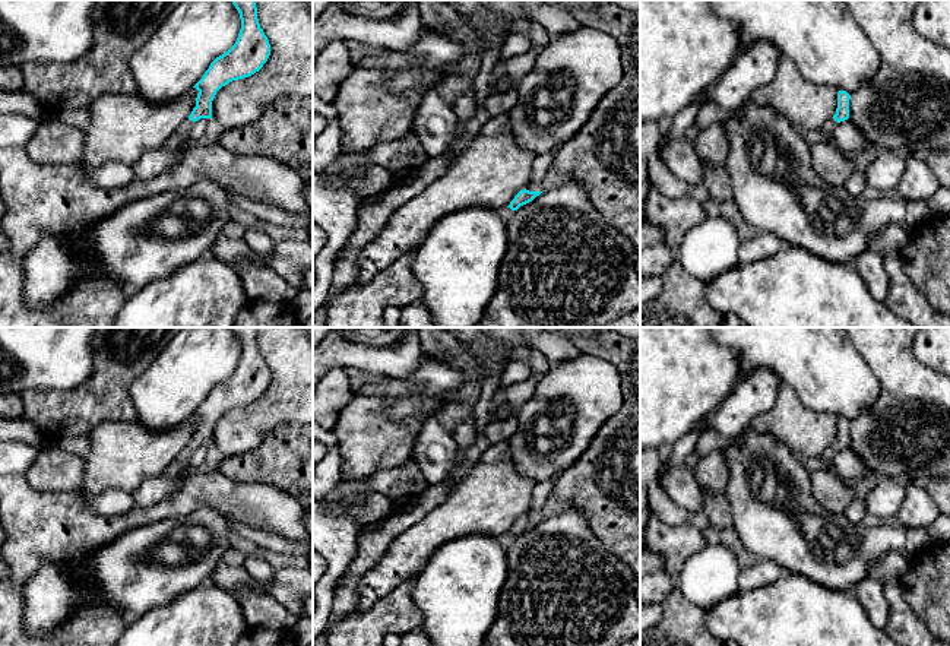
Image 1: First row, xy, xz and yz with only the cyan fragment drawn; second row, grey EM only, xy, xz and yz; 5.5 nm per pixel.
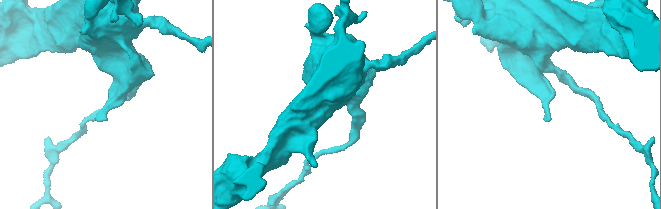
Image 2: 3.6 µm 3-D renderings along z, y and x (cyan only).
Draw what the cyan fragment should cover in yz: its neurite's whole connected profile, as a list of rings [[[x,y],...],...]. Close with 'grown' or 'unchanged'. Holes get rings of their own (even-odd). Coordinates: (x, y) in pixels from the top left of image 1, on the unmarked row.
[[[846,418],[837,419],[836,441],[821,455],[821,459],[826,468],[832,468],[833,457],[837,450],[849,446],[849,427],[851,427],[851,422]]]; grown

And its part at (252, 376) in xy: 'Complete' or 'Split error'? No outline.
Split error

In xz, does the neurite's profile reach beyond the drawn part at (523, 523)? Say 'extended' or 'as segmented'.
as segmented

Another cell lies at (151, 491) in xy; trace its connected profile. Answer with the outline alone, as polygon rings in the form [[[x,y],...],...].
[[[200,446],[186,459],[183,471],[175,476],[158,475],[146,479],[140,487],[132,493],[133,501],[137,507],[152,507],[162,501],[165,497],[177,493],[183,484],[183,479],[197,471],[197,468],[212,456],[210,446]]]

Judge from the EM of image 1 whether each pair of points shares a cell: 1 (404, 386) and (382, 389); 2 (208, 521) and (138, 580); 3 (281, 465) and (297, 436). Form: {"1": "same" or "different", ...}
{"1": "same", "2": "same", "3": "same"}

